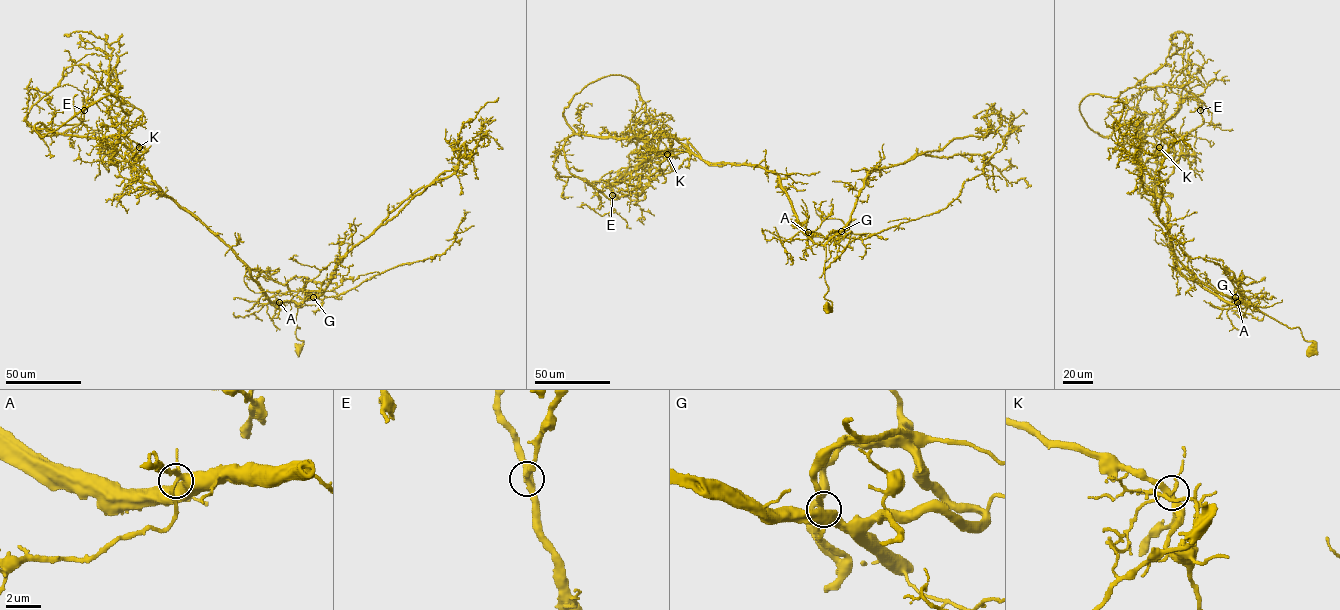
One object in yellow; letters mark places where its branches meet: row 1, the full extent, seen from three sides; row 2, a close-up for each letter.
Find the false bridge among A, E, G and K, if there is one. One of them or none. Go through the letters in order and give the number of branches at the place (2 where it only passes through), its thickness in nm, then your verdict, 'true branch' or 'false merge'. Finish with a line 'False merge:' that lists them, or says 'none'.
A: branches 4; calibre 240 nm; true branch
E: branches 3; calibre 340 nm; true branch
G: branches 5; calibre 550 nm; true branch
K: branches 5; calibre 340 nm; false merge
False merge: K

